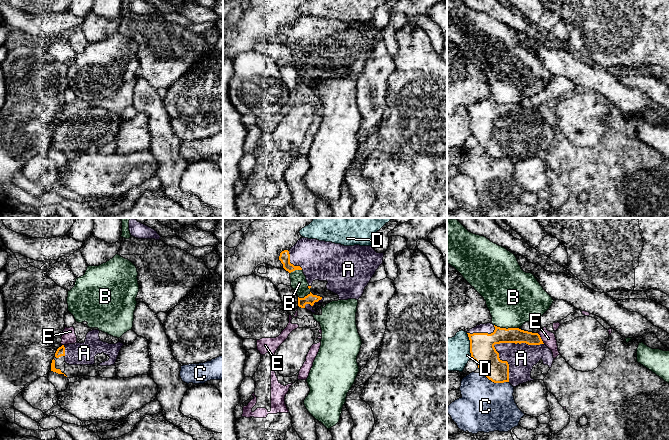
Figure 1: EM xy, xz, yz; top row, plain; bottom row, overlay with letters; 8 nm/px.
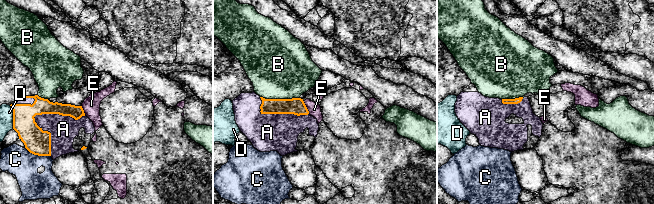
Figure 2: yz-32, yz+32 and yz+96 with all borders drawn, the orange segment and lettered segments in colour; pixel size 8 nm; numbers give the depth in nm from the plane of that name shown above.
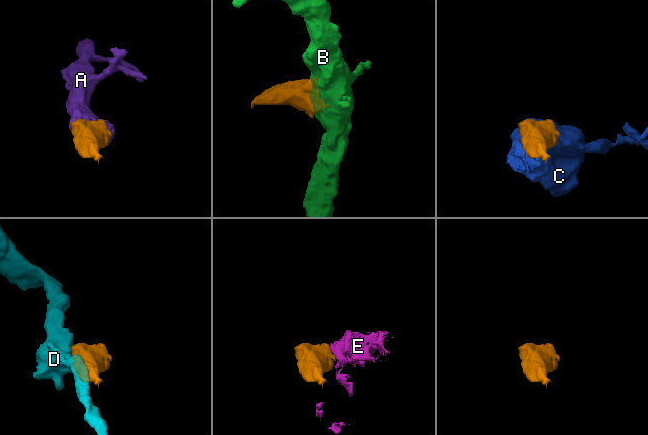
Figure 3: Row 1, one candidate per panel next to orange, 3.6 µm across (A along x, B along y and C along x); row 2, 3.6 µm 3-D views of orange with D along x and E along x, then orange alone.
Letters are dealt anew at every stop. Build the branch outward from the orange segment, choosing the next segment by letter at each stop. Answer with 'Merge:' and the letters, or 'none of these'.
Merge: A

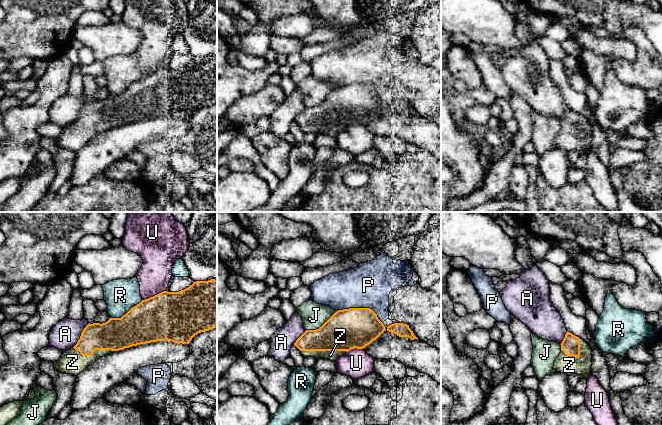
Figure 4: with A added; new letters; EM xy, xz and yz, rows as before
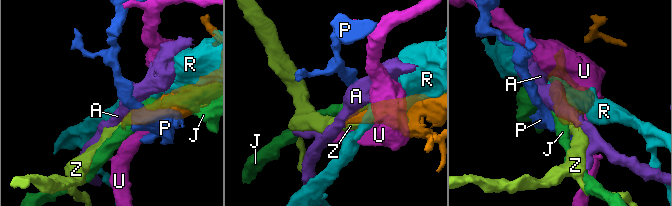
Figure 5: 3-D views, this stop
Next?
Merge: Z

